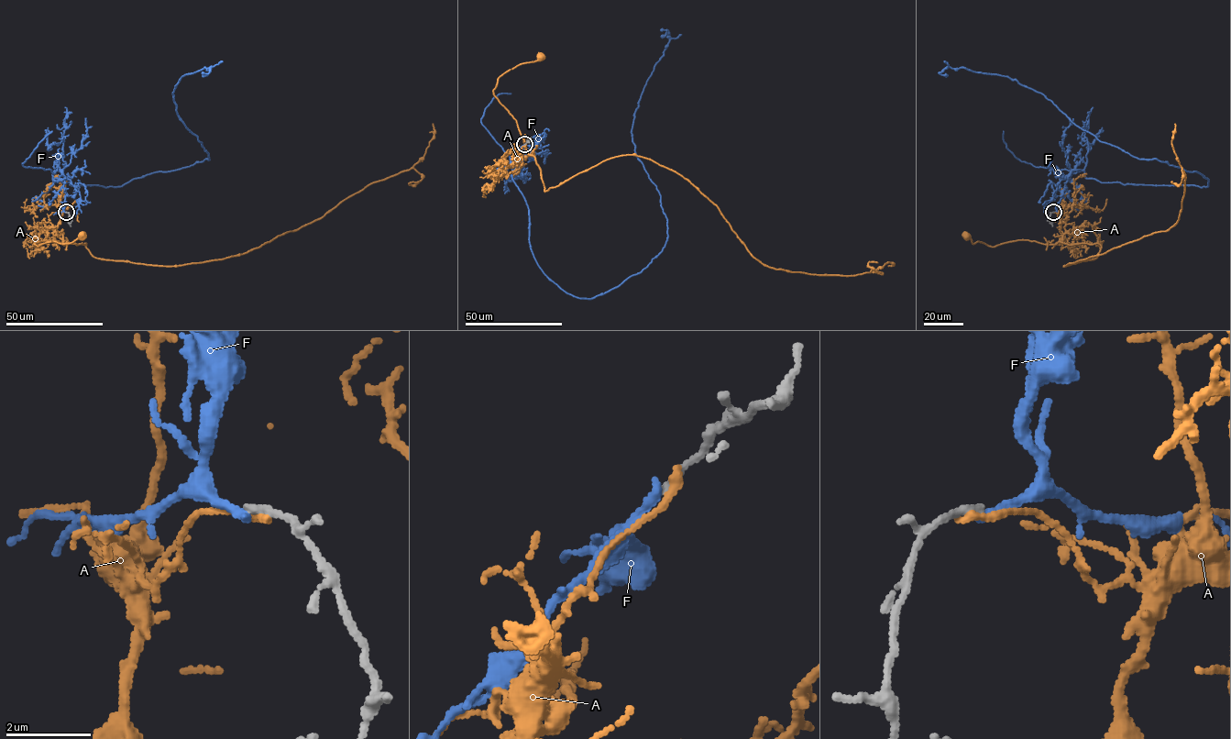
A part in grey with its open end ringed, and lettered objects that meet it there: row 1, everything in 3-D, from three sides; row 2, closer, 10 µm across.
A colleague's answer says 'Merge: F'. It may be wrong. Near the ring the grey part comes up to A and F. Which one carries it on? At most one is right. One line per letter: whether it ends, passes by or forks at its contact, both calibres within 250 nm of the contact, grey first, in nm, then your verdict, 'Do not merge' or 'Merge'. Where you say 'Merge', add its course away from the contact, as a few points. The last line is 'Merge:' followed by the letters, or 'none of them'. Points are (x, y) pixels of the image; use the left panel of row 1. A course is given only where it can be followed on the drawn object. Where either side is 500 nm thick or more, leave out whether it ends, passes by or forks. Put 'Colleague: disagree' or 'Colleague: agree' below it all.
A: It ends there. Thickness 200 nm (grey) against 190 nm. Do not merge
F: It ends there. Thickness 180 nm (grey) against 220 nm. Merge. Its course: (65, 212), (58, 170), (61, 182), (107, 187), (209, 159), (172, 93), (182, 76), (211, 67), (202, 75)
Merge: F
Colleague: agree

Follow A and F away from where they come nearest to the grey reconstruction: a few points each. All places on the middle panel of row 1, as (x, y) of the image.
A: (525, 143), (519, 157), (515, 155), (526, 149), (524, 140), (516, 120), (493, 90), (500, 77), (540, 57)
F: (524, 144), (512, 180), (539, 268), (580, 298), (640, 273), (667, 237), (631, 131), (668, 31), (661, 37)

